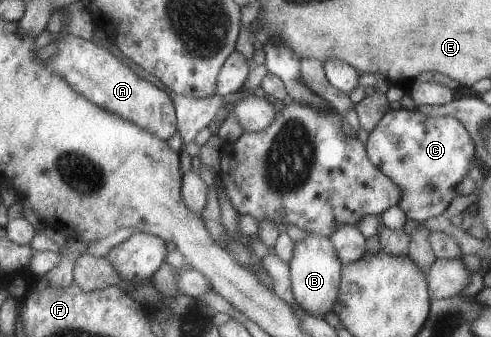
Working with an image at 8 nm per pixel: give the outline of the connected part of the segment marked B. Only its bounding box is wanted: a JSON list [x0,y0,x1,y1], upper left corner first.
[290,232,342,320]

